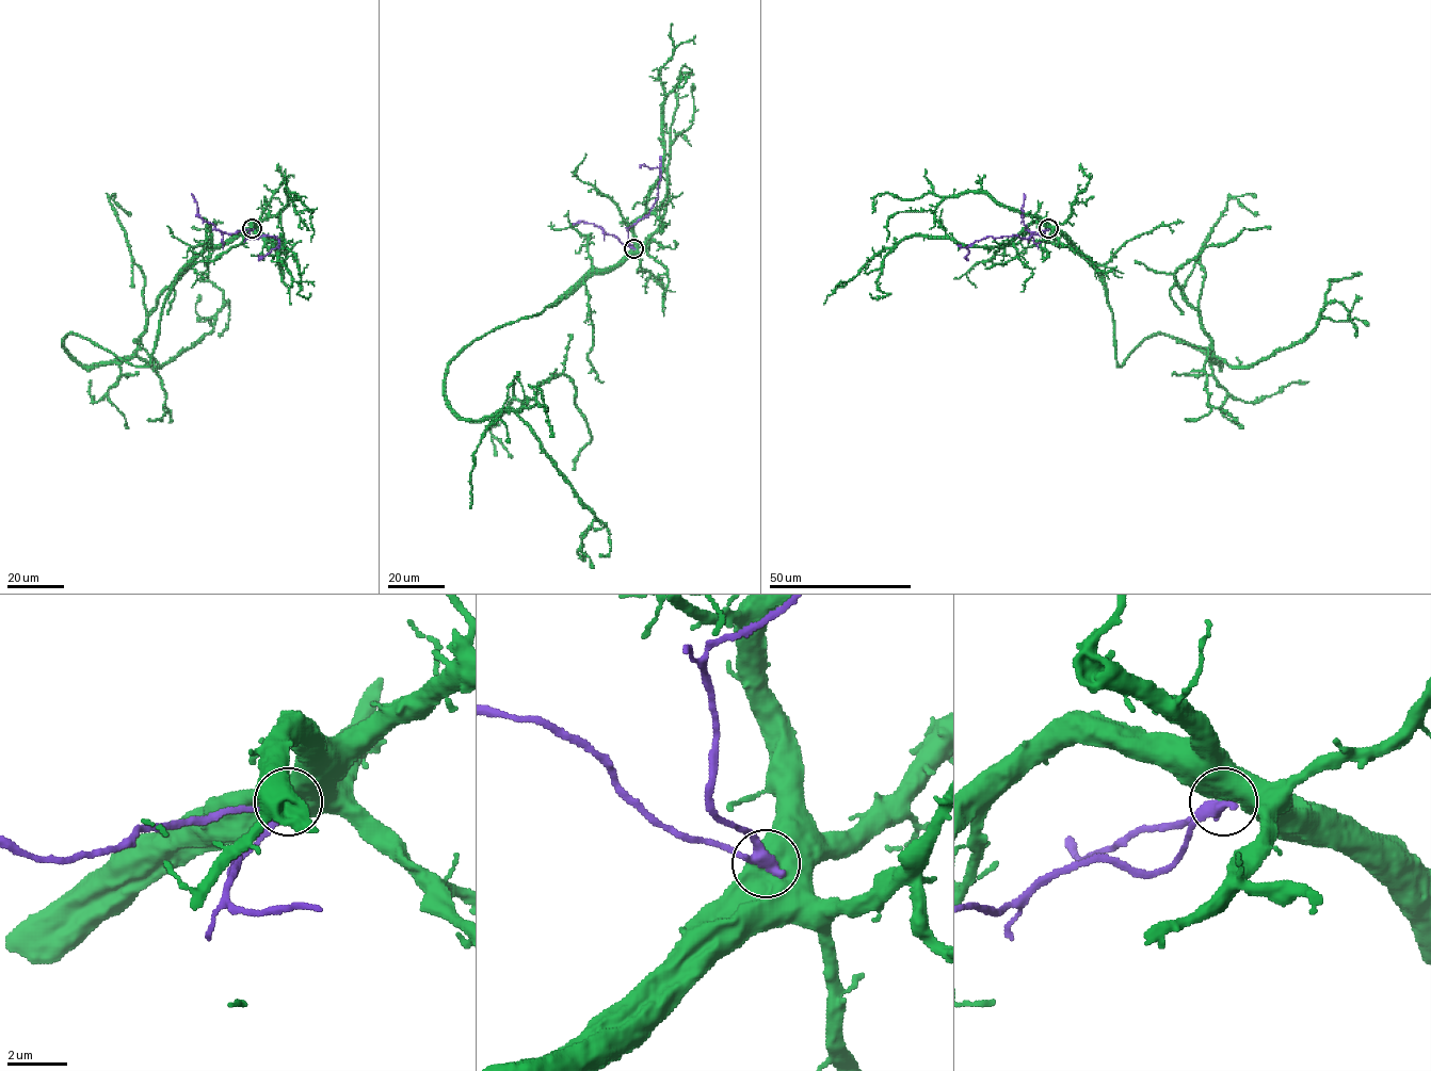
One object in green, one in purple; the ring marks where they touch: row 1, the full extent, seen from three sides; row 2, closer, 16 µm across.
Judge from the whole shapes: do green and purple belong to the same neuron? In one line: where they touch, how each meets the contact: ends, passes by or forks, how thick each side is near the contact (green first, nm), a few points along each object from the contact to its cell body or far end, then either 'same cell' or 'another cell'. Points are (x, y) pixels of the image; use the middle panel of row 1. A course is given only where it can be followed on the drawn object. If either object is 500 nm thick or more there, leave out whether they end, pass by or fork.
at (633, 248); 850 nm thick on the green side, 340 nm on the other; green runs (632, 247), (541, 313), (477, 338), (445, 378), (463, 419), (513, 411), (604, 525), (581, 538), (585, 561); purple runs (633, 247), (628, 242), (628, 228), (648, 214), (658, 197), (660, 180), (658, 167), (641, 165), (640, 167); another cell

